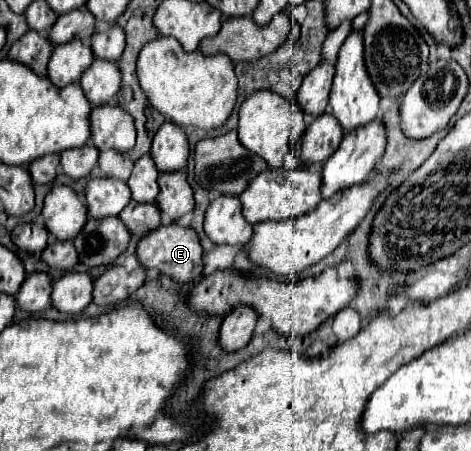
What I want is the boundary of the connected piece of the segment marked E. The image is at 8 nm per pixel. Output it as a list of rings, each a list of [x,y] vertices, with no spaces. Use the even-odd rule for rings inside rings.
[[[176,222],[168,224],[168,226],[160,226],[156,230],[150,230],[140,242],[138,242],[138,260],[144,268],[158,268],[160,272],[168,274],[172,280],[186,284],[186,282],[196,282],[202,276],[202,244],[198,238],[198,232],[188,228],[188,226],[180,226]]]

